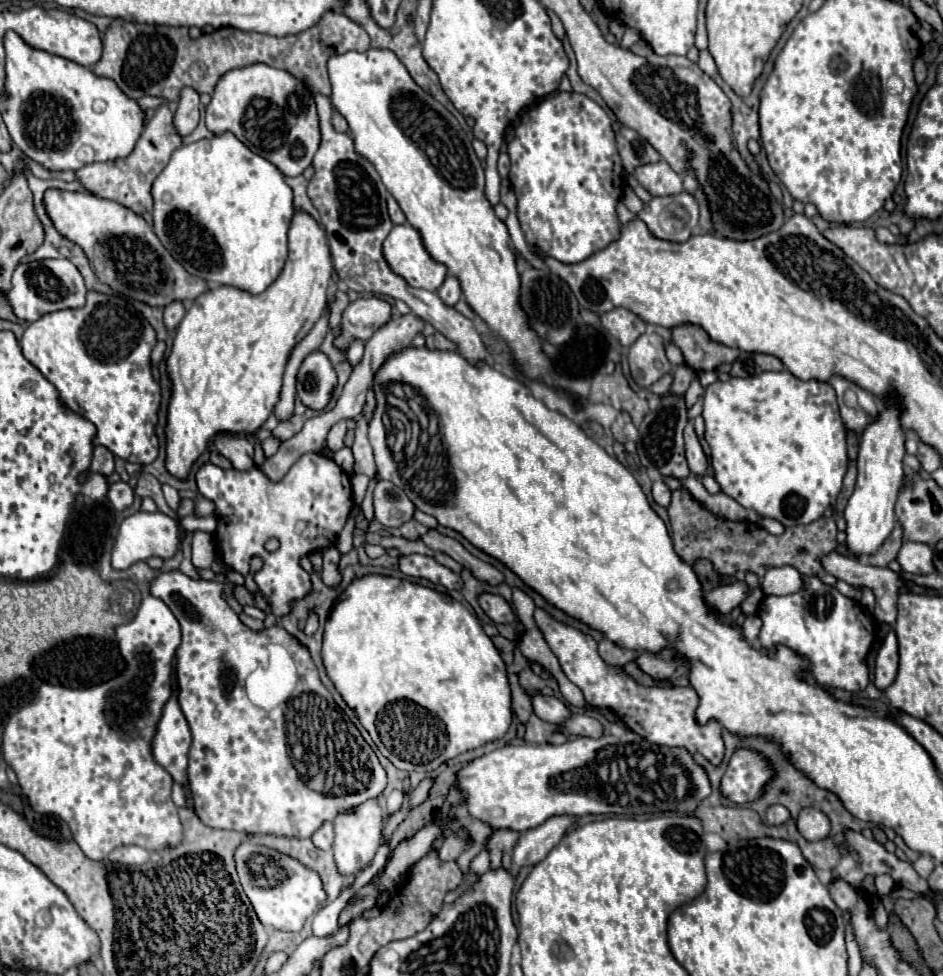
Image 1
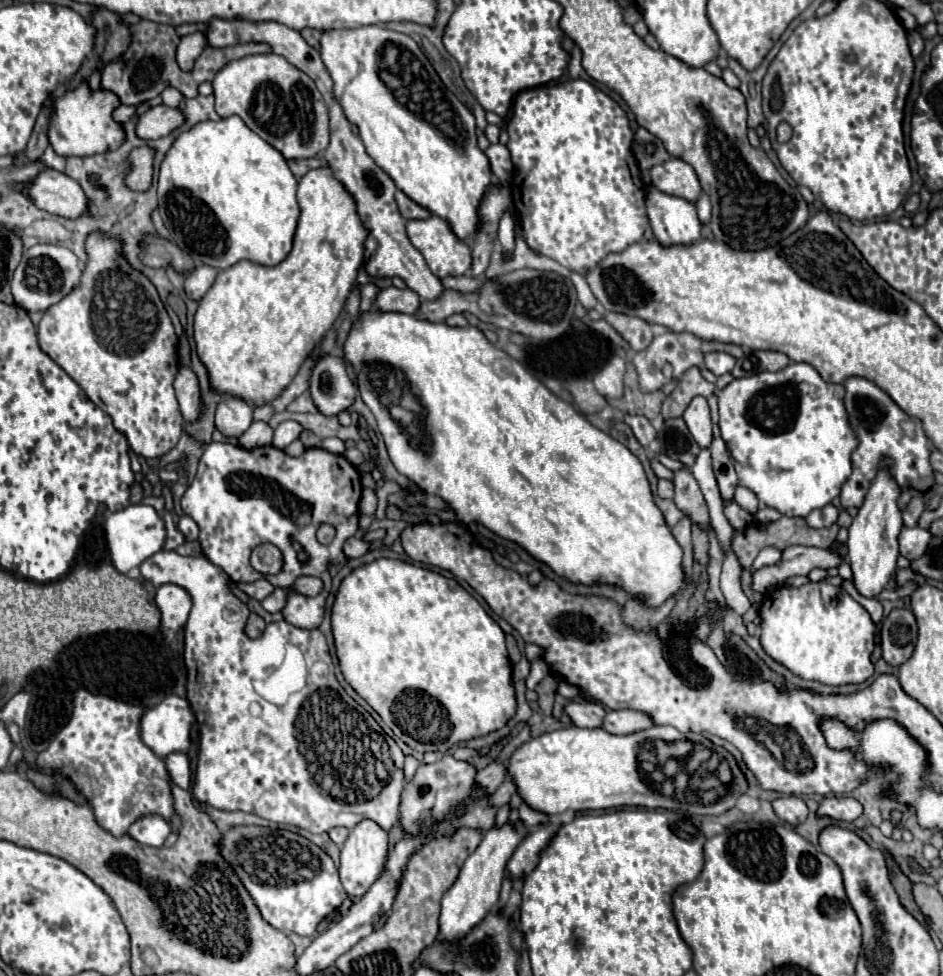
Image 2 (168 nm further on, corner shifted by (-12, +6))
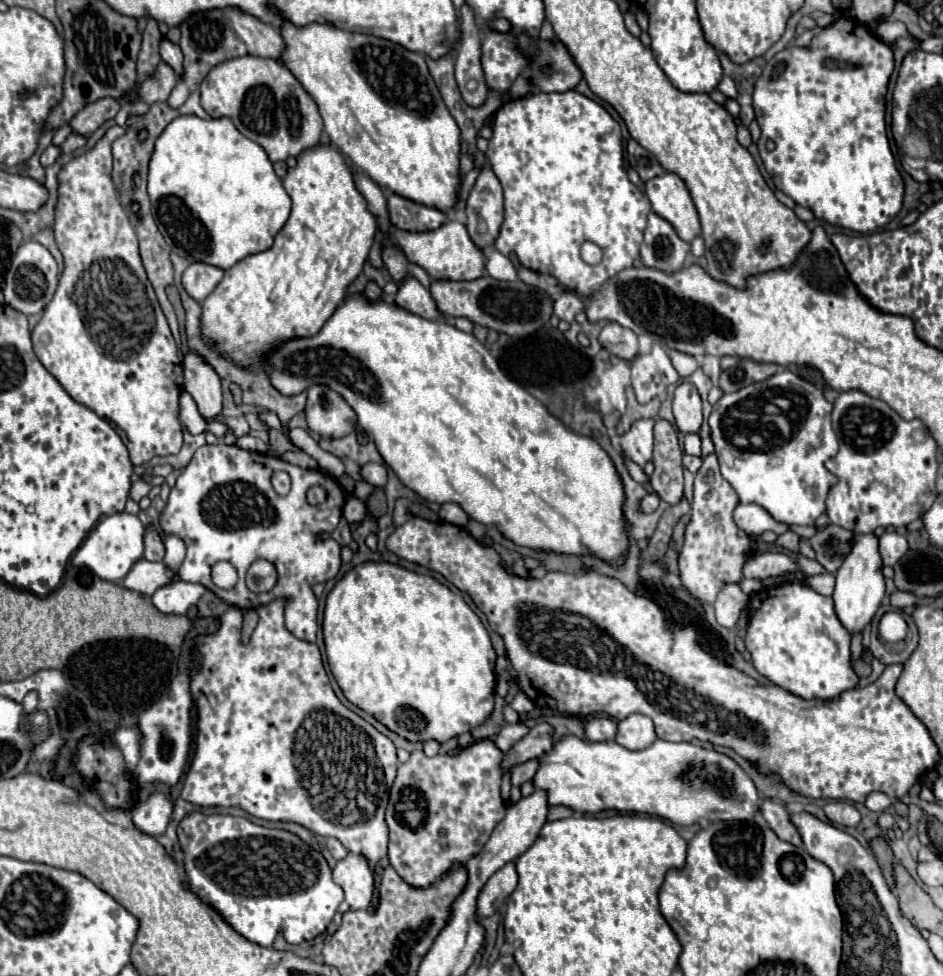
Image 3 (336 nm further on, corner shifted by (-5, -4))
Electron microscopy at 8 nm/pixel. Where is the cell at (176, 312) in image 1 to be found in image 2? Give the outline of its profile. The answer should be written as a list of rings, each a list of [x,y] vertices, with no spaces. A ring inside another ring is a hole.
[[[196,266],[186,276],[186,282],[184,282],[184,290],[186,290],[188,298],[200,300],[210,290],[210,286],[214,284],[216,274],[218,274],[218,270],[212,266]]]

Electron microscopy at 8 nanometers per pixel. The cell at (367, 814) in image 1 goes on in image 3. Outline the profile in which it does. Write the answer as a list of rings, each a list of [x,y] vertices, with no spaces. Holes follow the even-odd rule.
[[[349,852],[333,868],[333,880],[345,892],[339,912],[365,910],[371,904],[375,892],[375,884],[373,884],[375,880],[371,866],[367,864],[367,856],[355,856],[353,852]]]

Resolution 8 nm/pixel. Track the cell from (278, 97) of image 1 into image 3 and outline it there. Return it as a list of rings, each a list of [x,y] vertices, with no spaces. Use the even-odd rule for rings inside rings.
[[[243,56],[221,62],[201,82],[201,104],[211,118],[231,118],[235,128],[257,142],[271,162],[287,160],[319,146],[323,122],[315,100],[275,60]]]

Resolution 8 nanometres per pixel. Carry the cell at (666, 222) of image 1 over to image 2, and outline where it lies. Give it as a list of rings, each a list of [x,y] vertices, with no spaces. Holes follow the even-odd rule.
[[[648,188],[646,208],[654,238],[662,246],[676,246],[676,244],[686,246],[700,240],[702,226],[694,204],[664,194],[656,188]]]

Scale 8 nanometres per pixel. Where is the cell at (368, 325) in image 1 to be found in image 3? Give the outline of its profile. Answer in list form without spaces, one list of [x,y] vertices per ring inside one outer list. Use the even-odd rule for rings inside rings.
[[[407,278],[401,284],[401,288],[399,288],[397,296],[395,296],[395,304],[399,308],[409,310],[409,312],[413,312],[413,314],[417,314],[421,318],[427,318],[427,320],[441,318],[429,290],[423,288],[415,278]]]

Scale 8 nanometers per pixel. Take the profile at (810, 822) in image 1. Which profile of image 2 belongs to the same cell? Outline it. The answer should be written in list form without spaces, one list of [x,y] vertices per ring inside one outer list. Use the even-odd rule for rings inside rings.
[[[826,796],[818,808],[818,814],[852,822],[862,816],[862,810],[862,804],[852,796]]]

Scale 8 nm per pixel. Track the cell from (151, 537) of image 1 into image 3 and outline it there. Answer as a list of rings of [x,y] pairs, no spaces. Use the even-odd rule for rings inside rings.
[[[117,512],[113,516],[105,516],[97,526],[89,532],[83,544],[77,548],[73,556],[75,566],[91,568],[101,580],[121,582],[135,562],[143,558],[143,524],[137,516],[127,512]]]

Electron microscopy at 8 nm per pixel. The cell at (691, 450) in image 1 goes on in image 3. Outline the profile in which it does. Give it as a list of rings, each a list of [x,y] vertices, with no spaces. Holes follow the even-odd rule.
[[[679,384],[673,398],[673,414],[675,424],[683,434],[699,434],[703,424],[703,412],[701,412],[701,398],[691,384]]]

